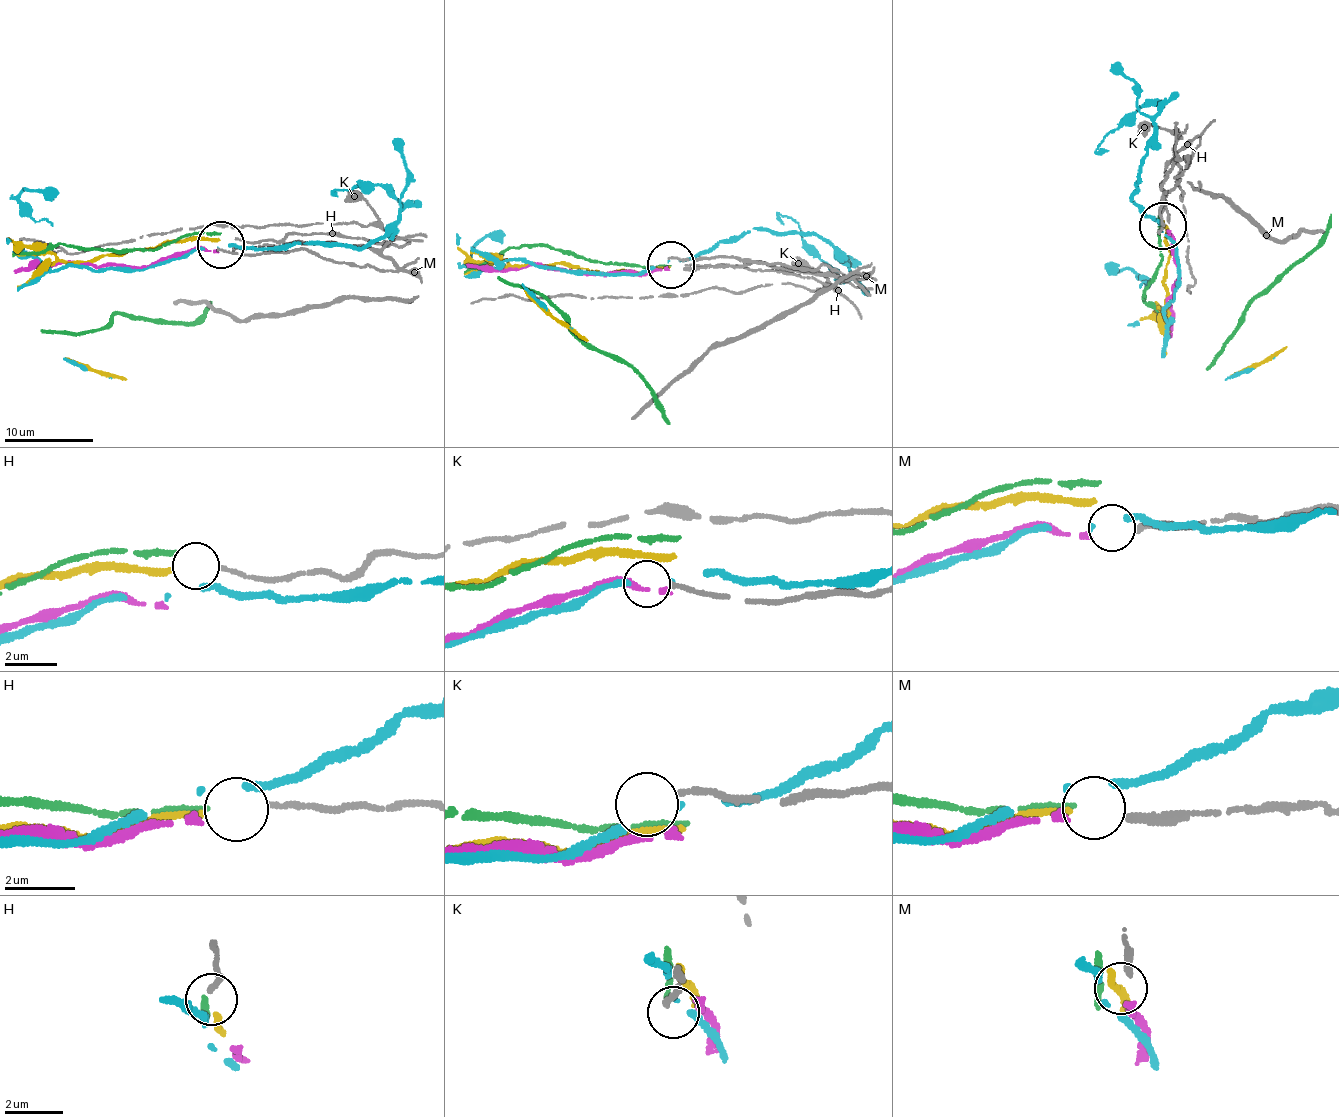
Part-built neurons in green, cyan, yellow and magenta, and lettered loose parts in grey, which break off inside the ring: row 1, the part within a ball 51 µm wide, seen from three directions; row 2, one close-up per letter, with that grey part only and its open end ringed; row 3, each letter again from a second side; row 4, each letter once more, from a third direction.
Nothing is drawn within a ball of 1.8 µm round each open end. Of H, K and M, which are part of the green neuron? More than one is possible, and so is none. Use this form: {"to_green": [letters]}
{"to_green": ["H"]}

